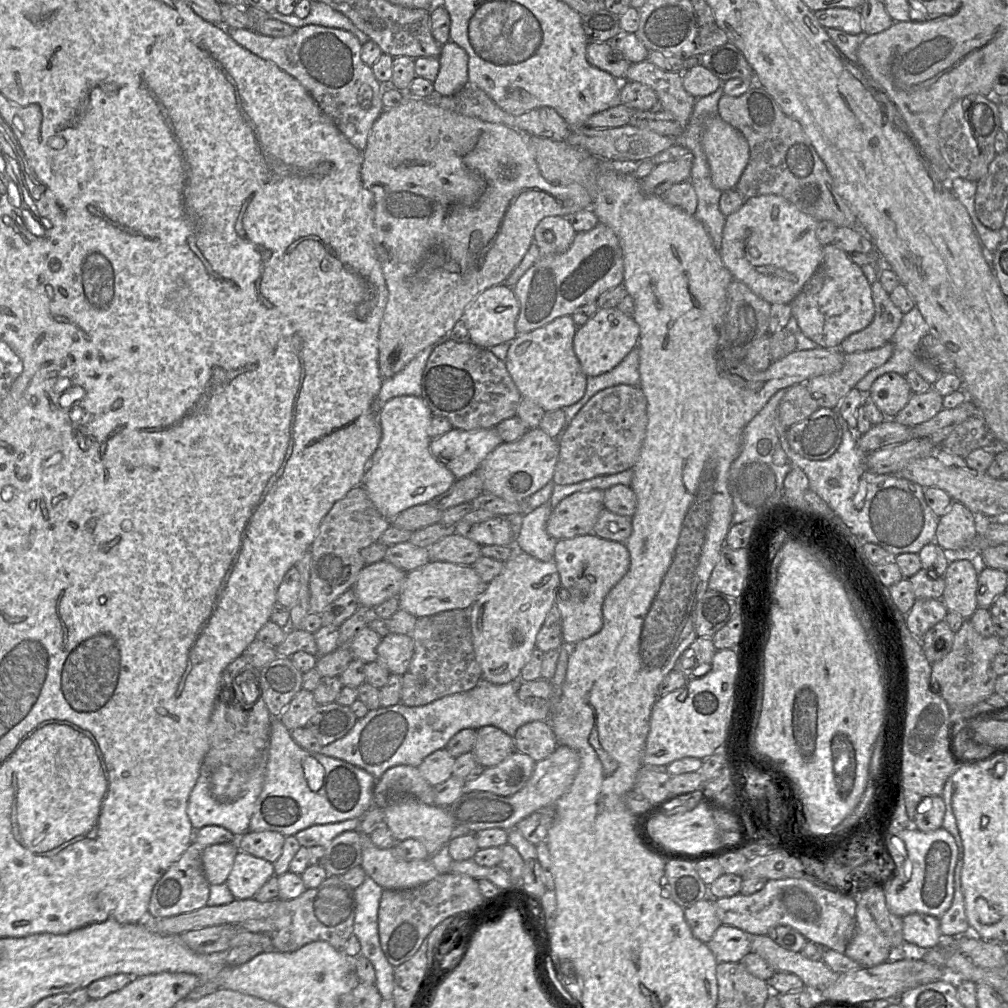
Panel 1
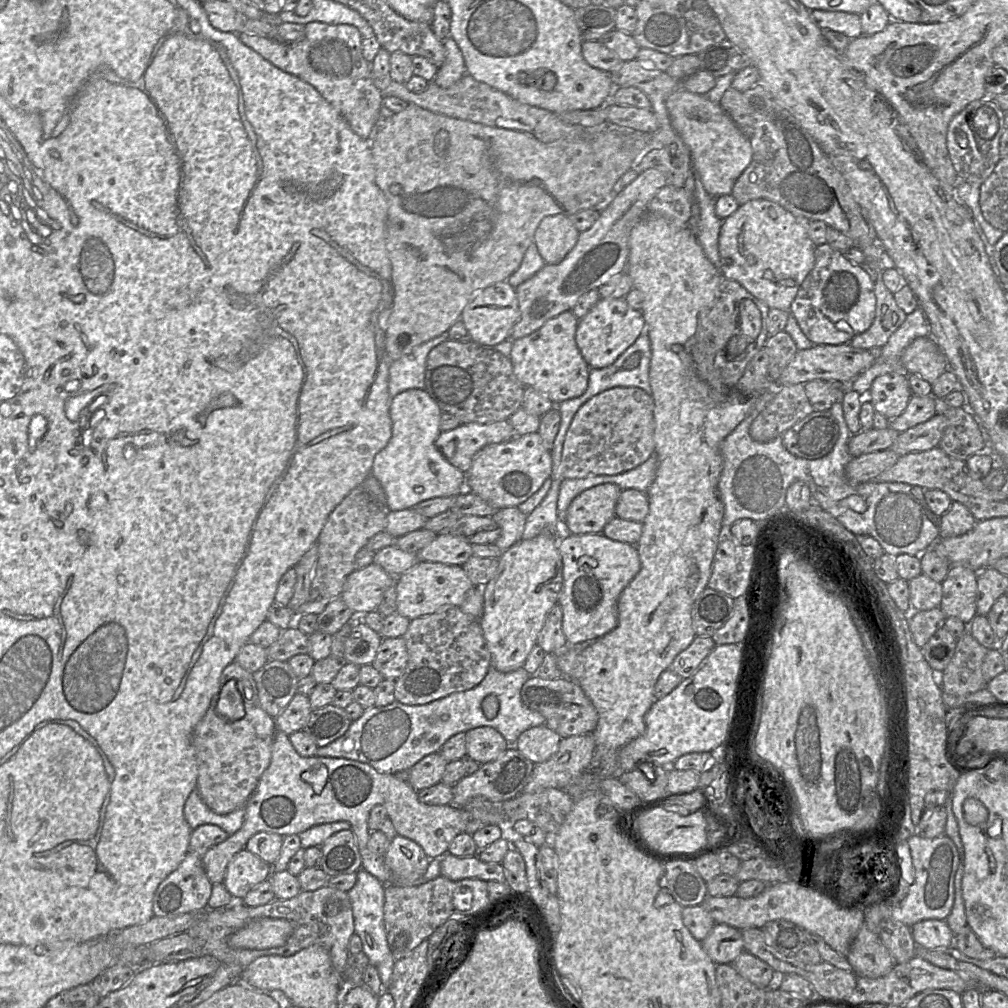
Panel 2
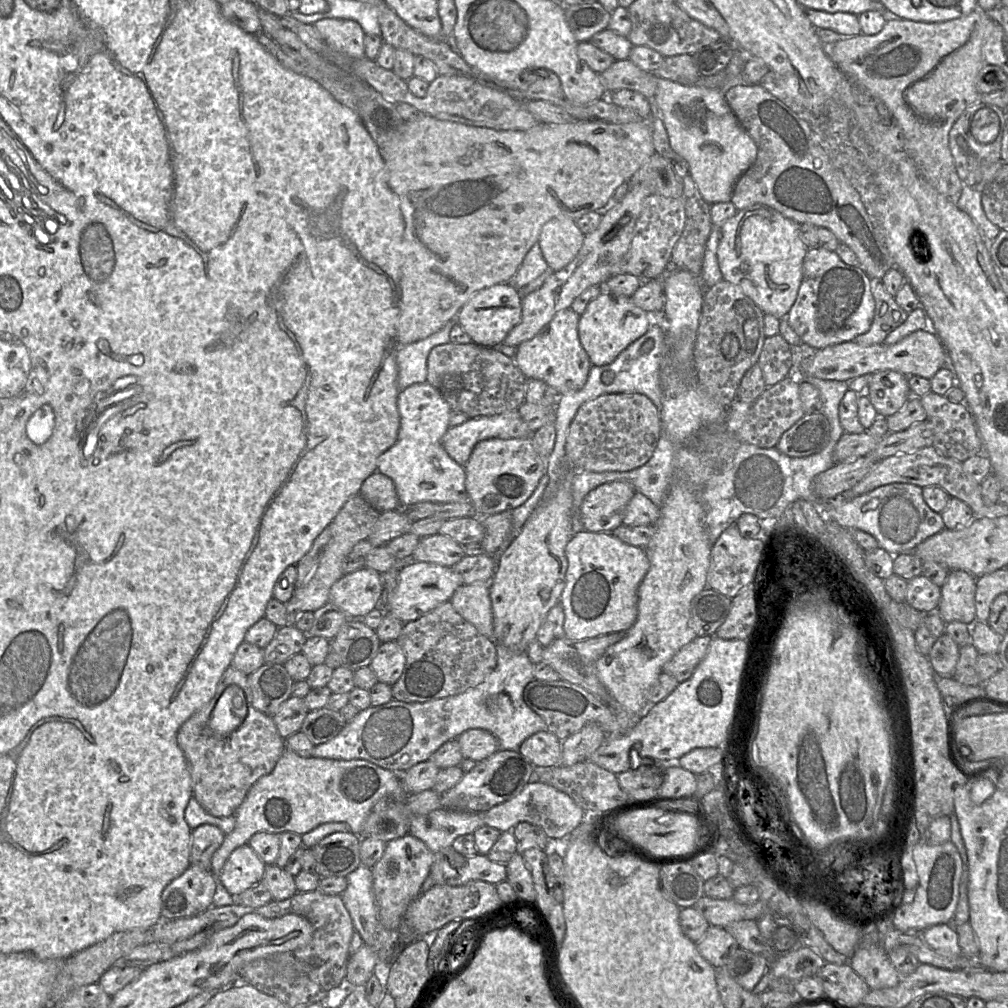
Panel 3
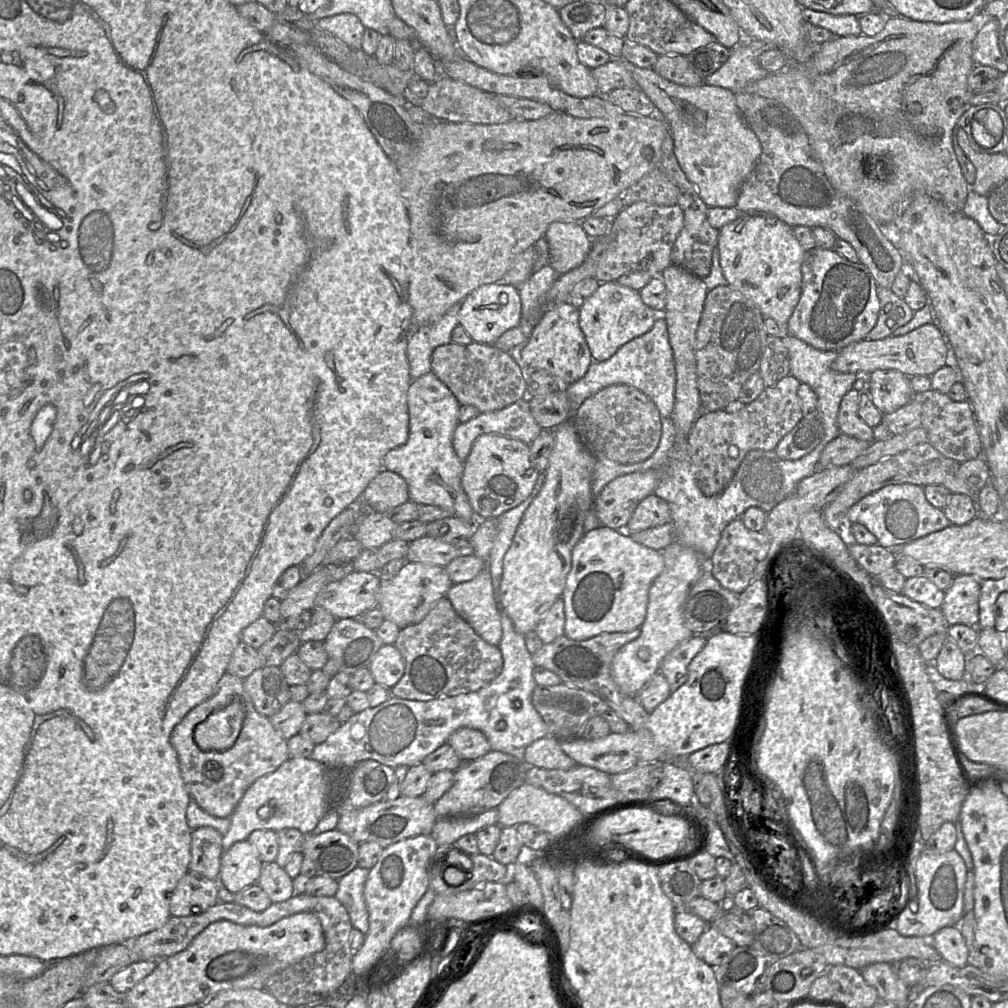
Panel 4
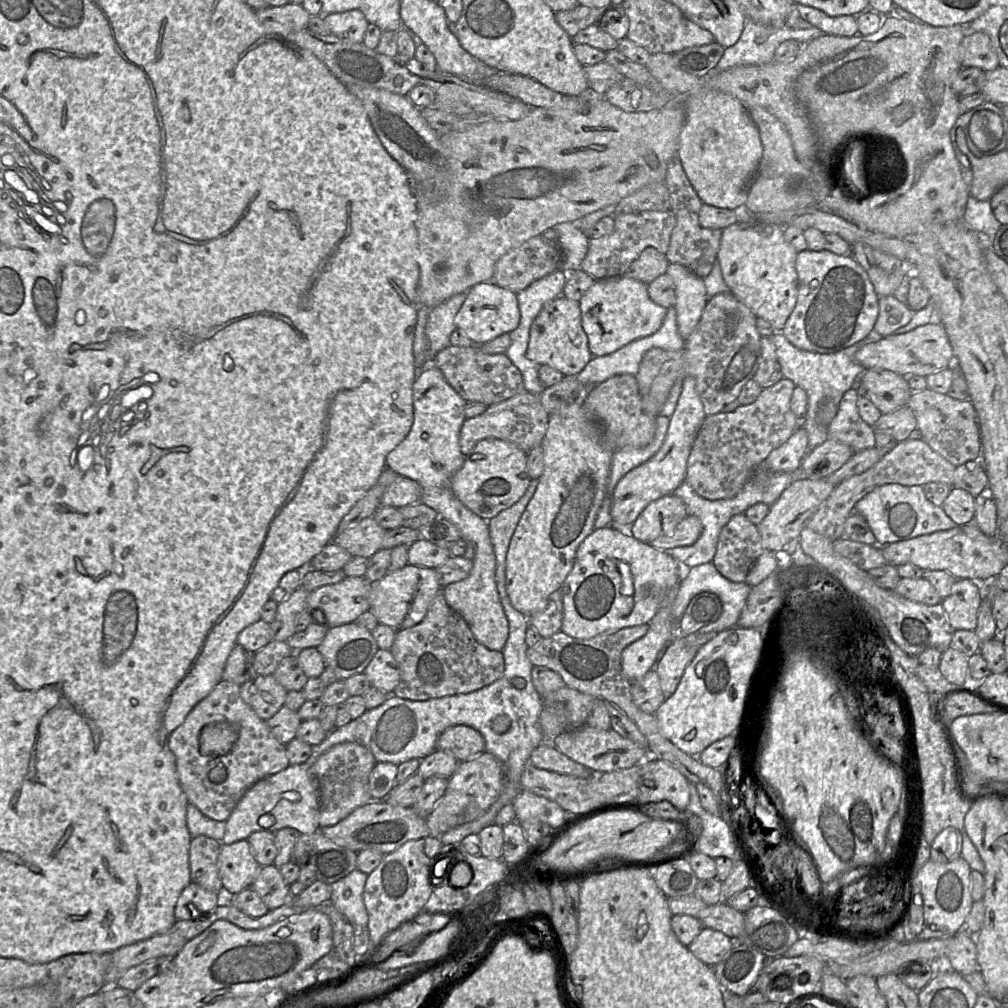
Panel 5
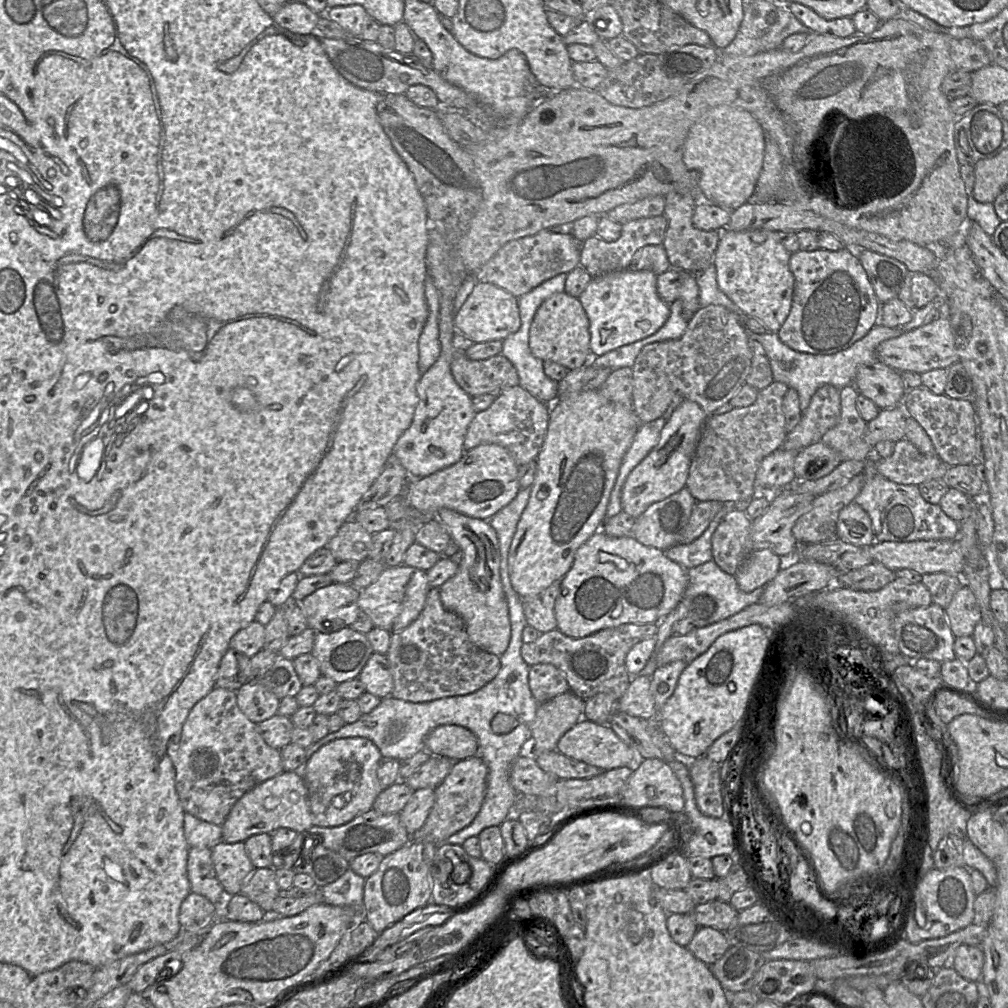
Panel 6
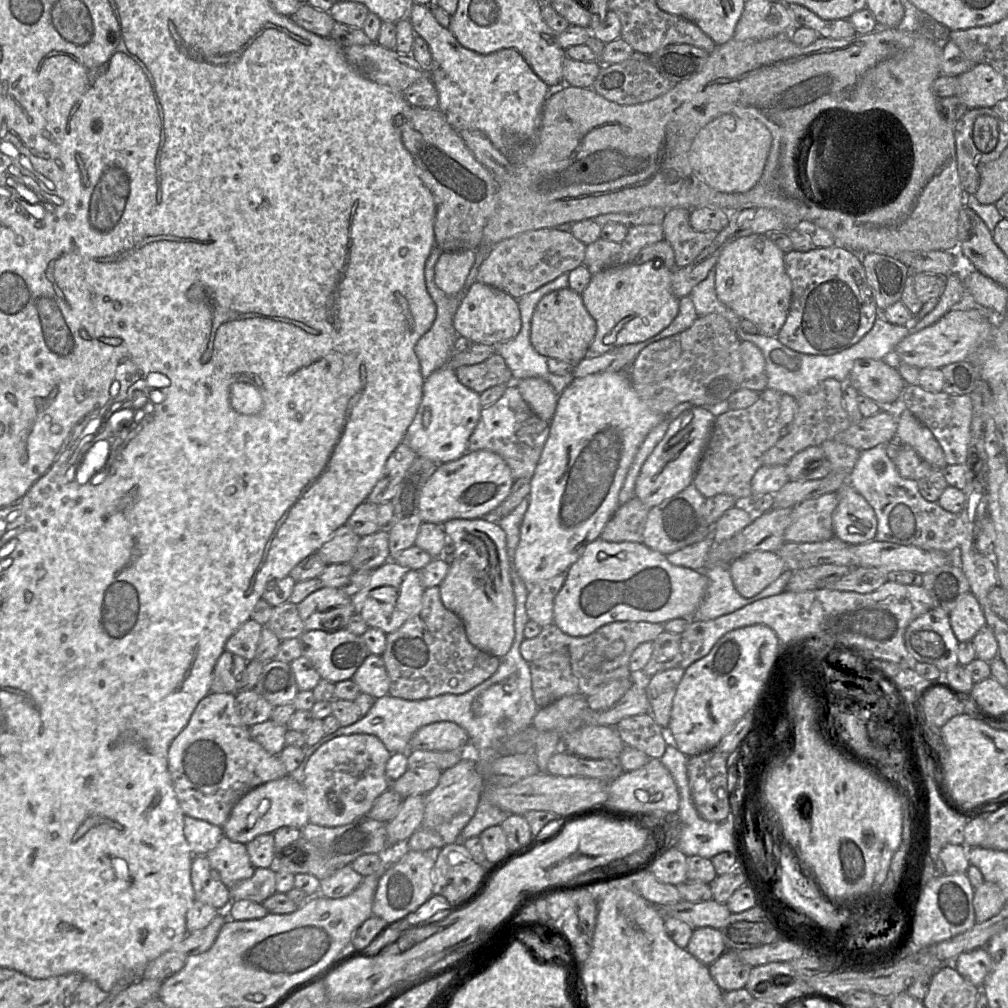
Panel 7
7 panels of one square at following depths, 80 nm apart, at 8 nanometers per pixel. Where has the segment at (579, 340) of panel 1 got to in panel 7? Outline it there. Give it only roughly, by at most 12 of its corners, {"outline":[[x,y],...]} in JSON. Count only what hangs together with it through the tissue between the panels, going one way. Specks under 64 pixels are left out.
{"outline":[[655,259],[593,274],[581,293],[599,356],[643,342],[679,312]]}

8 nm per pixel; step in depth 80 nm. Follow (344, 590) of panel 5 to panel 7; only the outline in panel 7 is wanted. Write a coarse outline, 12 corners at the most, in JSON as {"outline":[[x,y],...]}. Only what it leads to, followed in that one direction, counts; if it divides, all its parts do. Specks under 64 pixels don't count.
{"outline":[[322,587],[298,607],[305,631],[337,632],[355,613],[341,588]]}

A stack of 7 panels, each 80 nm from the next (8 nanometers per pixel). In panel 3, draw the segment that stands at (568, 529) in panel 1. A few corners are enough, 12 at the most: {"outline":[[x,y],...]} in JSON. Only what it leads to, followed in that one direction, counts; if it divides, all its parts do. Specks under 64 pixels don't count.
{"outline":[[627,481],[599,485],[583,499],[583,529],[613,532],[636,493]]}

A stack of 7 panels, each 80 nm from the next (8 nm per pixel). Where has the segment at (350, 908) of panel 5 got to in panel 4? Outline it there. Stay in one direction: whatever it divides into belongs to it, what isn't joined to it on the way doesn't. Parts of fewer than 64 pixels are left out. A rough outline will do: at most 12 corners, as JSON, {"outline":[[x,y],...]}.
{"outline":[[356,866],[334,895],[353,928],[367,934],[364,886],[369,870]]}

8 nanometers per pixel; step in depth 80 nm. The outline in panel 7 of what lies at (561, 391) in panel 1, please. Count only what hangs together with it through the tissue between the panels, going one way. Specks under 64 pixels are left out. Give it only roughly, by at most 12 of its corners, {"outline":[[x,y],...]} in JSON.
{"outline":[[569,287],[537,304],[530,340],[576,366],[597,324]]}

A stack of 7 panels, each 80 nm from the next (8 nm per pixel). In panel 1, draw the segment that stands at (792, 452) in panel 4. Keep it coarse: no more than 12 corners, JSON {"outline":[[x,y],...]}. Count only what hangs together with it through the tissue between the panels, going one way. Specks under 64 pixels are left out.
{"outline":[[819,407],[786,430],[793,451],[825,460],[839,447],[836,411]]}

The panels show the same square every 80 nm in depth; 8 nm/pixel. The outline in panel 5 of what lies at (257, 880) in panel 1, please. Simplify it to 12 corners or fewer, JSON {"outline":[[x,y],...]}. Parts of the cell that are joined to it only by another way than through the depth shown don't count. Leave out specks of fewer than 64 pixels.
{"outline":[[247,839],[221,844],[223,896],[251,887],[260,868]]}

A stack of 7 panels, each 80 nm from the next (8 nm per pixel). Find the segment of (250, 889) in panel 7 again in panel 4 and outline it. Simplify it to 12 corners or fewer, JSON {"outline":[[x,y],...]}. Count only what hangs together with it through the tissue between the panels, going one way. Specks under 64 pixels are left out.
{"outline":[[275,861],[263,864],[257,884],[272,903],[294,895],[292,878]]}

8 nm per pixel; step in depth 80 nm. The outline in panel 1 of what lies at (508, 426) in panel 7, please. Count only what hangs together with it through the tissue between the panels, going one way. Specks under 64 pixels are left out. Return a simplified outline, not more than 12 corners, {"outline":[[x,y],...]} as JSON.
{"outline":[[495,427],[453,428],[429,449],[458,480],[502,443]]}

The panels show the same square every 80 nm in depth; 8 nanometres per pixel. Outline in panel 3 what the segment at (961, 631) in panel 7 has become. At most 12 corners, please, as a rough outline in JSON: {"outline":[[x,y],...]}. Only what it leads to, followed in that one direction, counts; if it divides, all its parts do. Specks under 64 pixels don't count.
{"outline":[[949,570],[937,607],[946,624],[977,621],[976,577]]}

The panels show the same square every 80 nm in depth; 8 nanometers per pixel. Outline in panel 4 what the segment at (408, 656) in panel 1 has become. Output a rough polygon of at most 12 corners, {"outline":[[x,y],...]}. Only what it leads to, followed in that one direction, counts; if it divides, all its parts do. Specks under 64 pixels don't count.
{"outline":[[383,644],[369,665],[375,683],[391,689],[404,673],[394,644]]}

